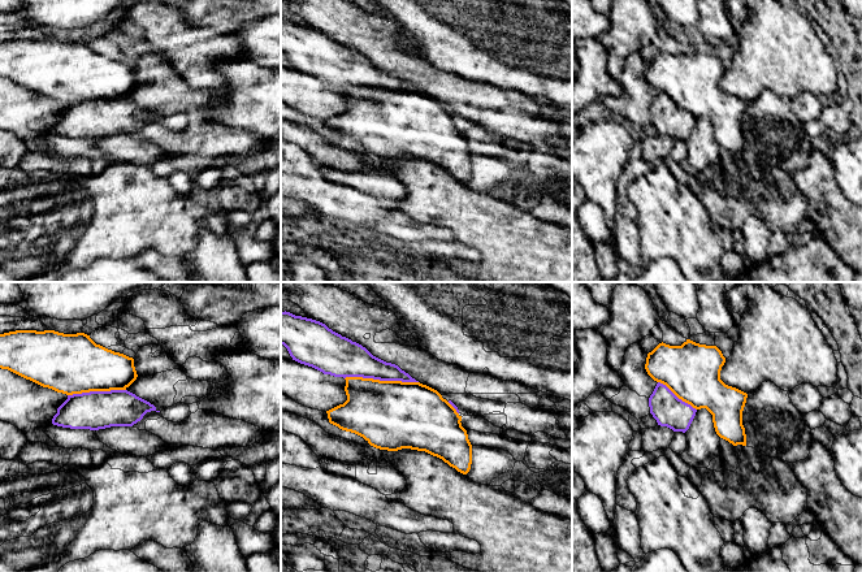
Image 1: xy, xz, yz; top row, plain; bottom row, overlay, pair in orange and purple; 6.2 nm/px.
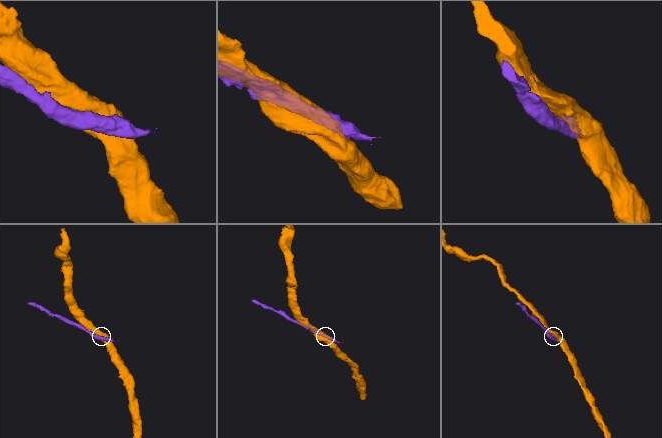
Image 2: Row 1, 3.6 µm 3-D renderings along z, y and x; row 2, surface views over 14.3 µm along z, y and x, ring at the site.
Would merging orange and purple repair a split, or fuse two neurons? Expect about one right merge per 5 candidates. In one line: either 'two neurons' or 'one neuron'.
two neurons

